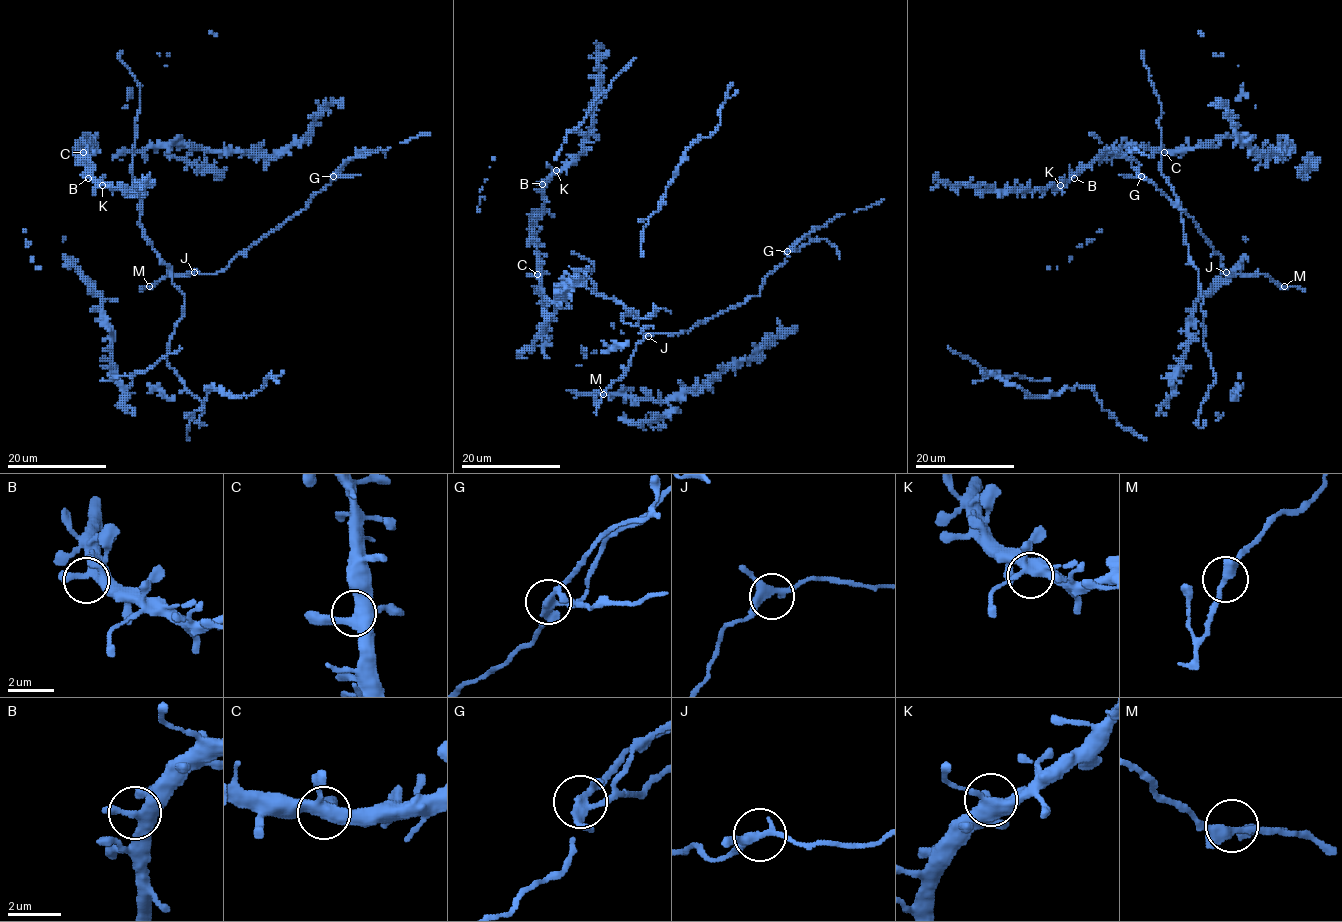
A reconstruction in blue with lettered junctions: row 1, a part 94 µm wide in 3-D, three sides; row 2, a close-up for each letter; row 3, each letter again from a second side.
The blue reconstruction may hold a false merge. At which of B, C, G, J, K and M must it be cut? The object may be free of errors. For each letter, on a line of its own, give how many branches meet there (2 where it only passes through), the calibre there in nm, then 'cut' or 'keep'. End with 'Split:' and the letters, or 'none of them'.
B: 4 | 320 nm | keep
C: 4 | 480 nm | keep
G: 4 | 280 nm | cut
J: 3 | 320 nm | keep
K: 4 | 420 nm | keep
M: 3 | 280 nm | keep
Split: G

